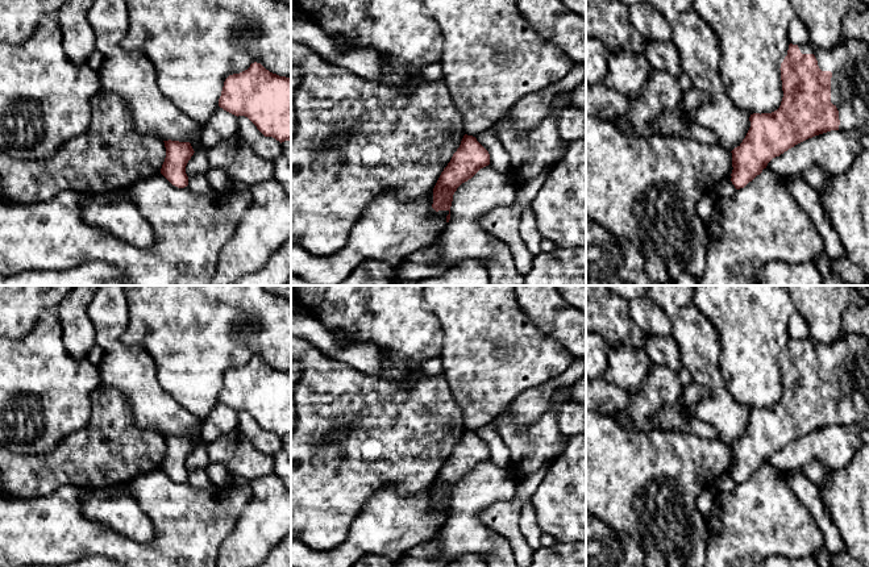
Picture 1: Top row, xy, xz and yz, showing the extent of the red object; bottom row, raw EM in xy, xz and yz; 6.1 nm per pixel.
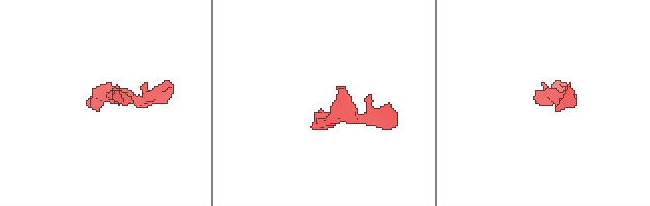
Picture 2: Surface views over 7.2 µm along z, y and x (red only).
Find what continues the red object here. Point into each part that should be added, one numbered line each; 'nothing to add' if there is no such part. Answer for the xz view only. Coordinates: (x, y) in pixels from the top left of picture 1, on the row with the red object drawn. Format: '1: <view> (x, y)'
nothing to add

